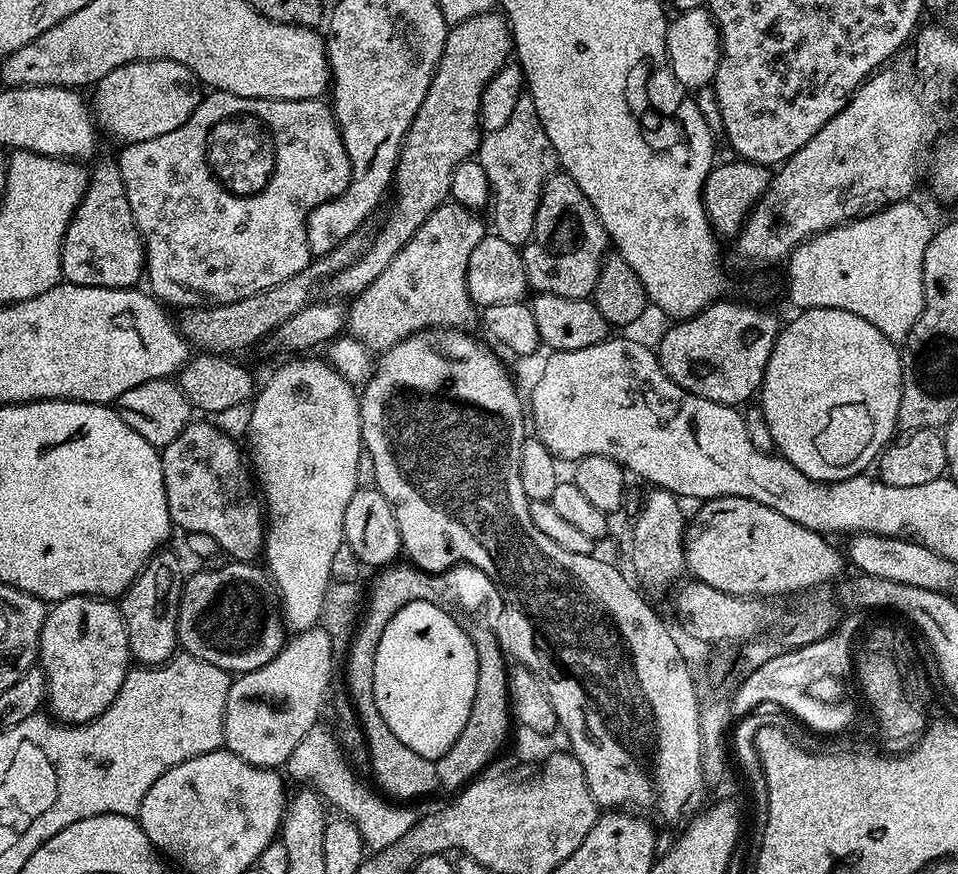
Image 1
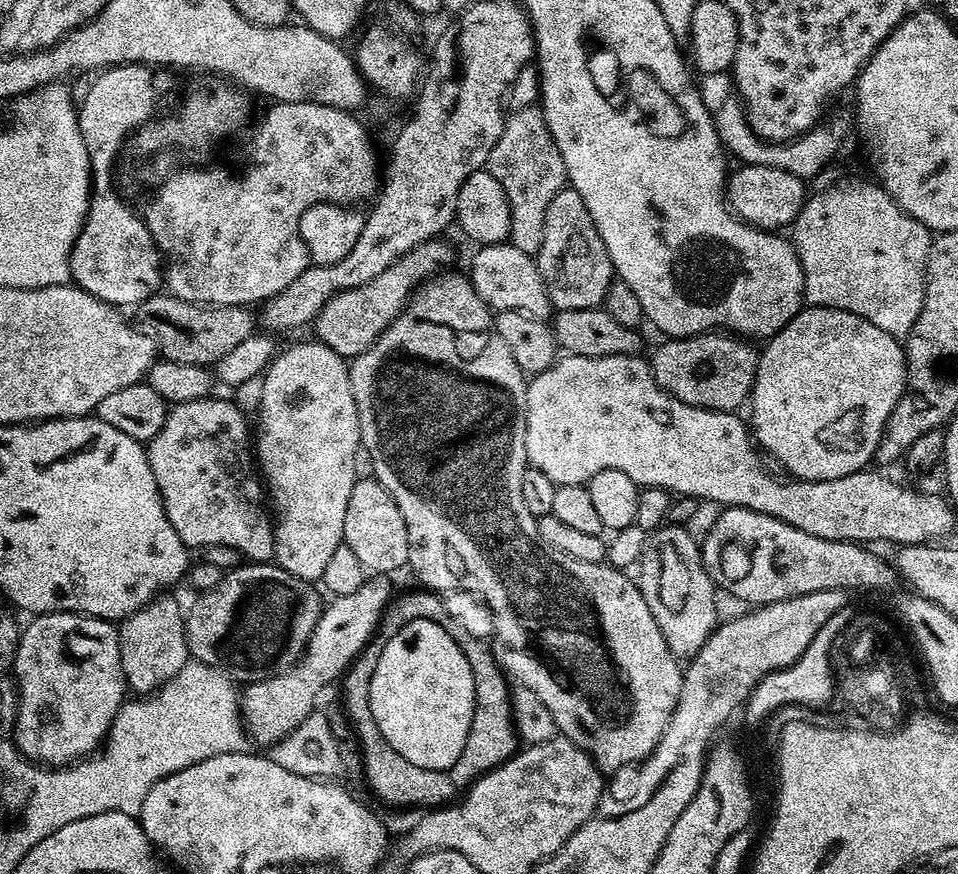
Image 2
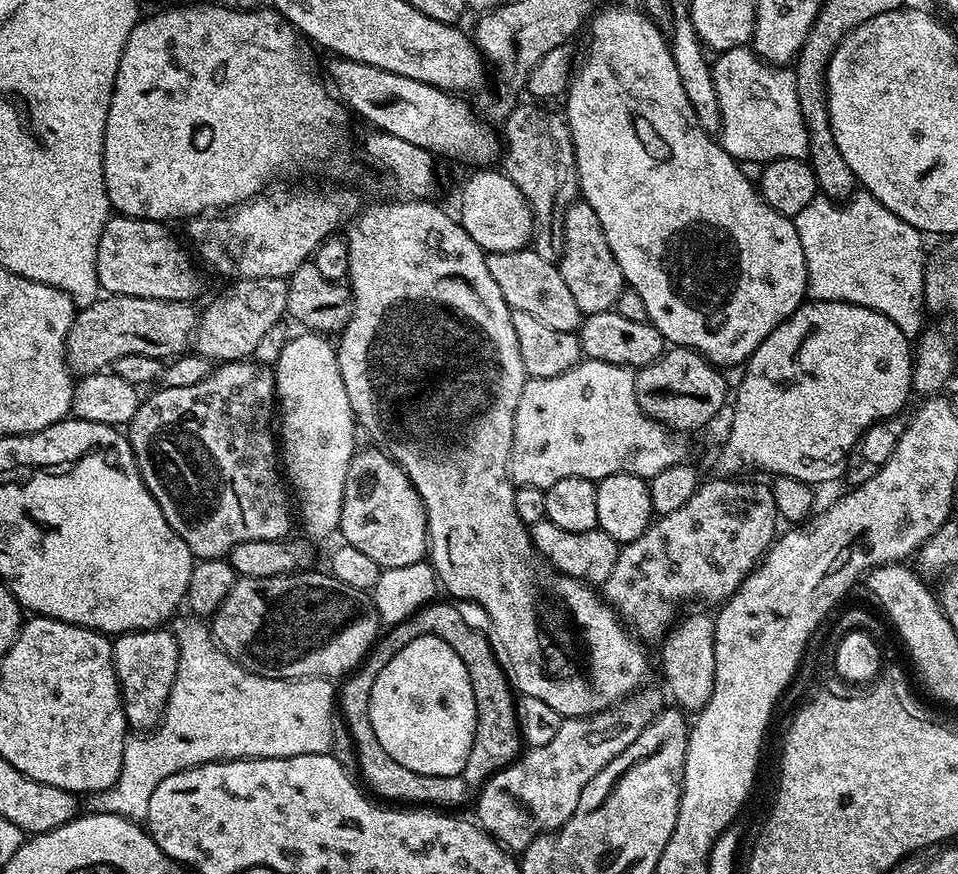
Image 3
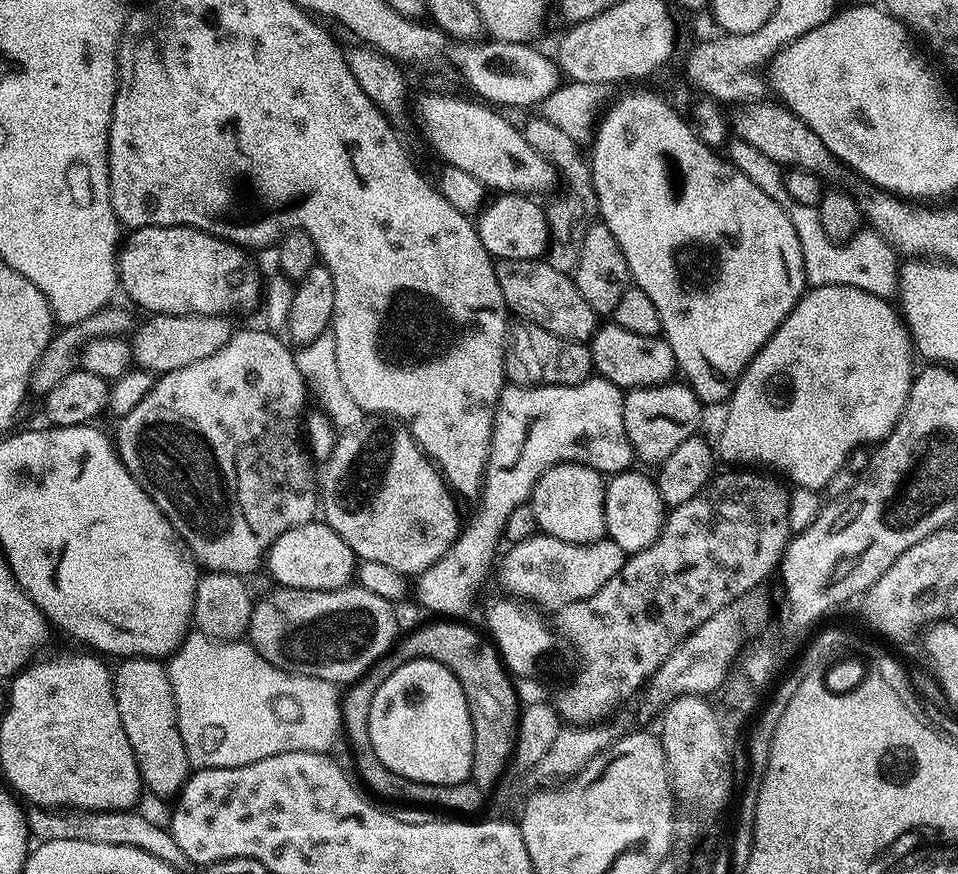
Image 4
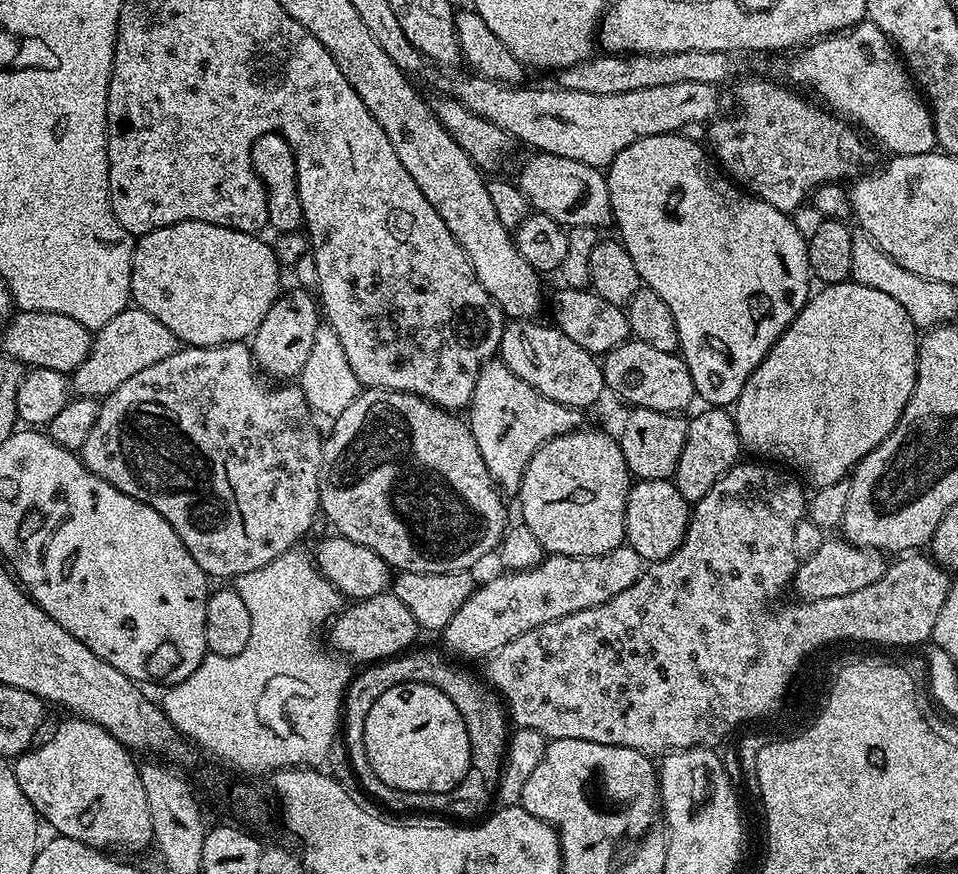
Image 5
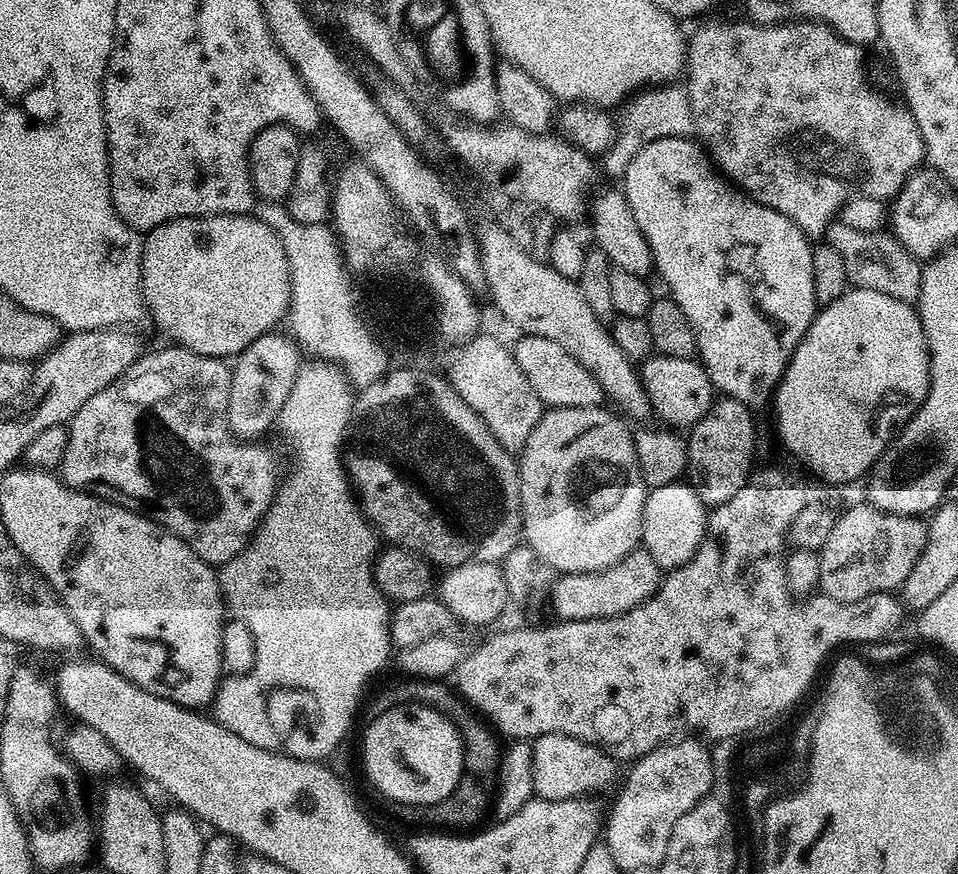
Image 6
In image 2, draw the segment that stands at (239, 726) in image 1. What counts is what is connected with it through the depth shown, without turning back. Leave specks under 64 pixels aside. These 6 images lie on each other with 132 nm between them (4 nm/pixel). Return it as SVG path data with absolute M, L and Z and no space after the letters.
M376 574L365 579L364 584L354 590L354 594L335 597L331 601L333 604L317 618L316 625L315 620L311 625L313 628L312 632L310 628L310 635L306 640L306 651L299 663L291 670L252 682L243 695L242 708L256 731L264 736L278 738L292 732L310 715L316 692L322 691L331 680L339 681L377 631L394 596L392 584L388 580L391 579L387 575Z

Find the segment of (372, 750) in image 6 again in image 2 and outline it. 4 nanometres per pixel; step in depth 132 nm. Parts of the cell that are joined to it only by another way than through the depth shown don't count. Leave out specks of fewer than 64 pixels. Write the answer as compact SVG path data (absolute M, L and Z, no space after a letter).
M411 620L398 630L398 634L394 638L388 640L382 650L382 658L378 658L374 678L370 678L370 710L374 714L374 722L378 722L378 730L382 730L382 738L386 738L386 742L390 742L390 746L394 746L394 750L398 750L398 754L402 754L402 758L406 758L406 762L414 762L414 766L425 768L431 772L444 772L454 766L454 762L458 760L463 747L466 746L471 720L474 718L476 710L474 674L470 674L470 662L466 662L466 654L441 624L436 624L433 620Z

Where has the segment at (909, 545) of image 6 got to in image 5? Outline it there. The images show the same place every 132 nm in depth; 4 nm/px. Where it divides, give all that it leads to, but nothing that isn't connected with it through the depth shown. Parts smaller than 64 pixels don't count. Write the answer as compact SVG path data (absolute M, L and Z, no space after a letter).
M825 539L814 554L805 557L798 565L793 576L792 588L801 599L841 597L844 594L862 590L887 572L888 560L885 553L876 548L859 548L848 541Z

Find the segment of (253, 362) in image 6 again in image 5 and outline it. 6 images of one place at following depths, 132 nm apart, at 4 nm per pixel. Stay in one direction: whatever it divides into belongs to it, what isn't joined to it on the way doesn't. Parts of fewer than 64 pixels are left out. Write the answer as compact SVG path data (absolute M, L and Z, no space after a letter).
M303 287L294 288L293 292L277 296L274 306L270 306L266 318L262 318L258 330L250 337L257 369L276 382L292 382L299 377L310 350L314 349L315 334L322 328L322 309L317 297Z

